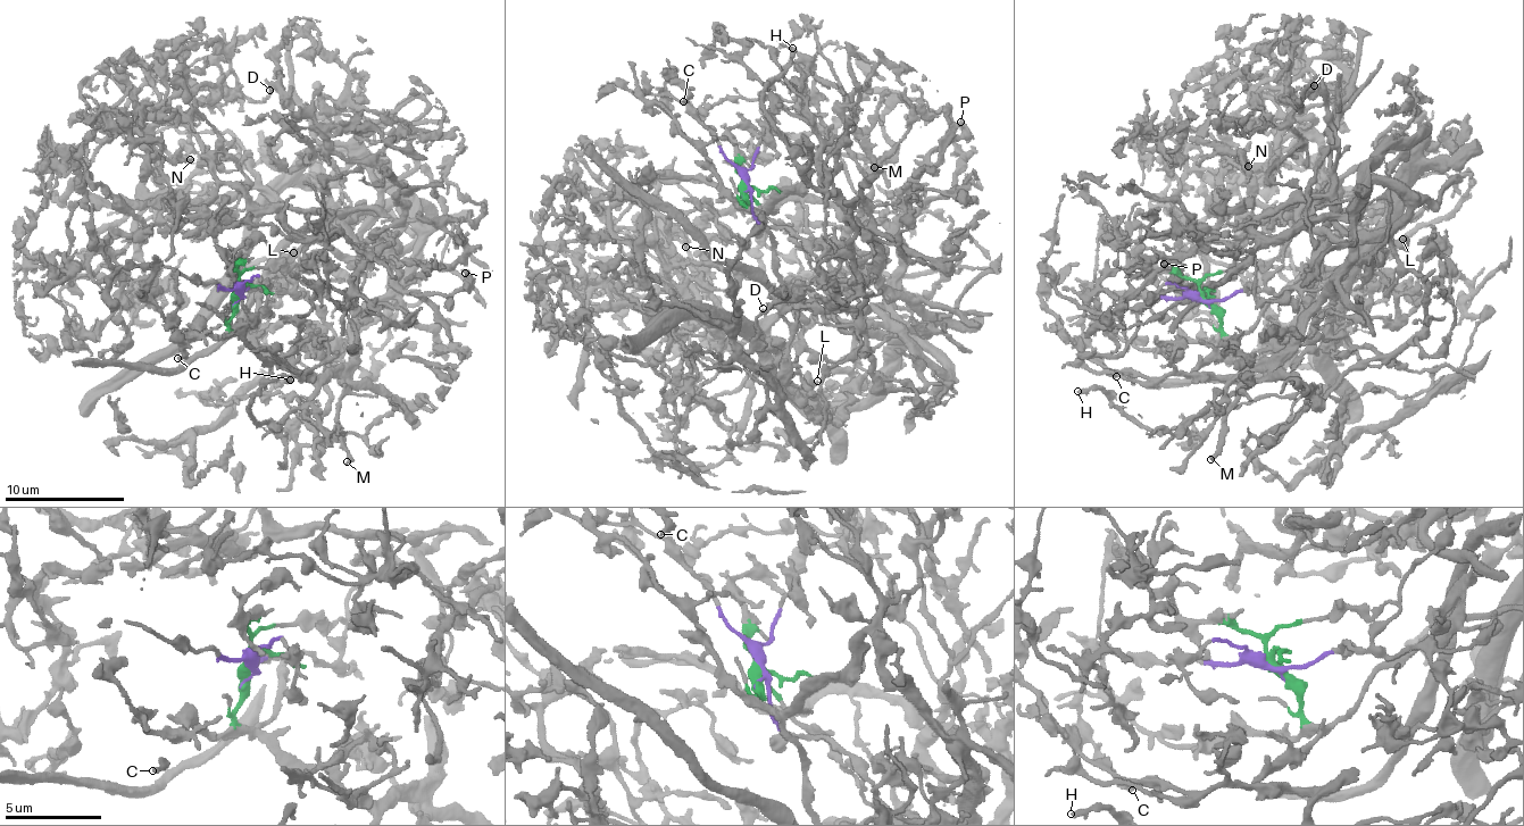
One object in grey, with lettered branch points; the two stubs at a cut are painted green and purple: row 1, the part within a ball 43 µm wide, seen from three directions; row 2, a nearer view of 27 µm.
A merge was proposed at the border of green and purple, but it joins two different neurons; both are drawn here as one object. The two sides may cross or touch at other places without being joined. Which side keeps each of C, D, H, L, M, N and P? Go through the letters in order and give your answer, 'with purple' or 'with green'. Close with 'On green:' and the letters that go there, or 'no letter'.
C: with purple
D: with green
H: with green
L: with purple
M: with green
N: with green
P: with green
On green: D, H, M, N, P

